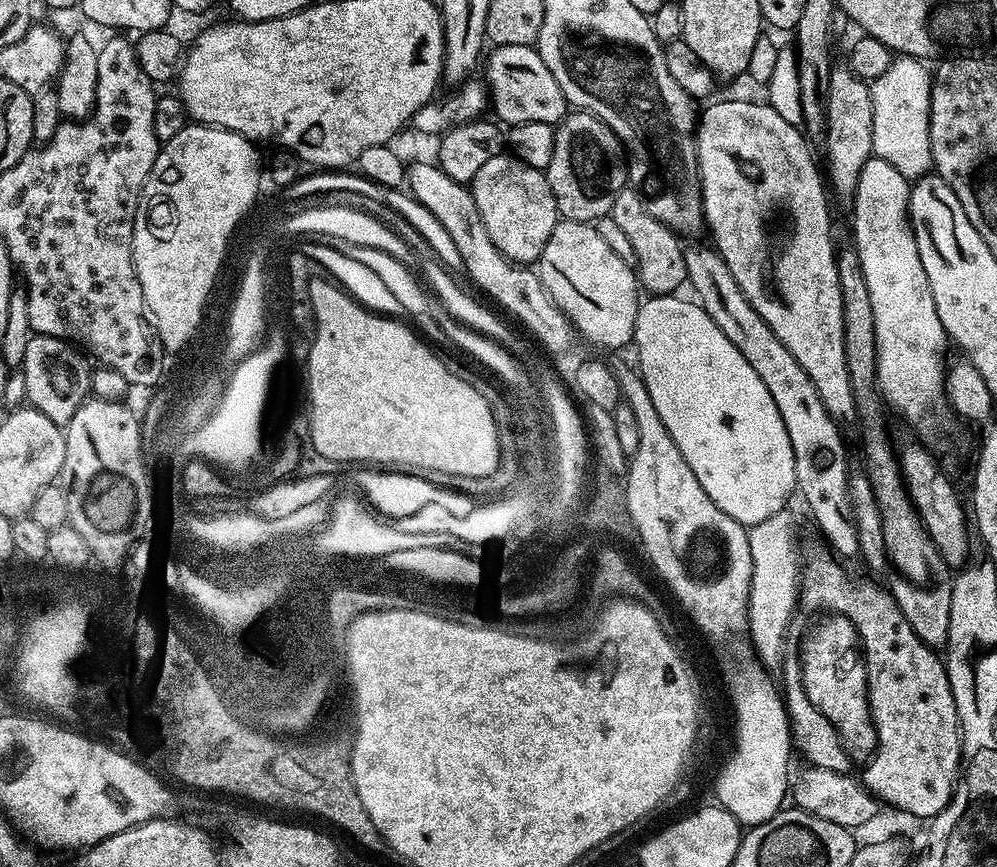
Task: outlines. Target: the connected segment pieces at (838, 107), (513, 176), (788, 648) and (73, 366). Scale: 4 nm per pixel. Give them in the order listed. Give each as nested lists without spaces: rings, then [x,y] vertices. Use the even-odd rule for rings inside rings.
[[[844,62],[837,63],[830,74],[830,82],[826,90],[826,114],[824,115],[822,143],[824,143],[824,152],[828,155],[826,176],[829,187],[833,193],[836,191],[844,199],[844,202],[851,201],[852,197],[856,195],[858,174],[862,174],[862,166],[866,166],[866,162],[873,159],[874,156],[872,151],[874,146],[874,106],[872,105],[872,89],[869,81],[855,76],[851,68]]]
[[[501,154],[490,158],[490,162],[486,162],[486,166],[482,166],[482,170],[478,170],[470,187],[474,202],[478,206],[478,214],[486,226],[486,234],[490,234],[490,242],[494,242],[494,246],[498,246],[500,253],[507,260],[521,266],[528,266],[539,261],[542,250],[558,222],[556,199],[550,190],[547,175],[539,168],[526,166],[511,154]]]
[[[789,627],[788,635],[784,637],[784,659],[782,673],[782,695],[788,710],[788,722],[792,726],[792,742],[797,753],[805,756],[807,763],[814,768],[825,768],[836,772],[849,771],[850,757],[840,744],[840,736],[832,729],[832,723],[813,706],[810,698],[804,693],[804,683],[800,680],[798,667],[800,664],[800,636],[797,631]]]
[[[33,334],[30,346],[26,346],[22,370],[26,374],[27,403],[46,414],[46,418],[50,418],[55,424],[67,425],[68,419],[75,414],[78,406],[89,399],[93,369],[88,368],[83,355],[85,353],[79,347],[53,336]]]

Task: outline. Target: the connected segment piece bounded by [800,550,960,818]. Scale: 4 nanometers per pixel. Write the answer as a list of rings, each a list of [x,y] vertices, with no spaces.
[[[823,551],[803,561],[800,595],[804,597],[805,607],[824,604],[843,608],[860,624],[861,632],[867,637],[868,649],[863,652],[864,664],[868,667],[866,695],[872,709],[872,725],[876,727],[876,750],[867,761],[868,769],[864,772],[862,784],[876,800],[893,804],[900,812],[925,818],[937,816],[950,802],[960,771],[960,719],[945,661],[936,657],[939,656],[937,649],[926,646],[926,642],[914,634],[914,626],[906,622],[906,614],[902,614],[898,602],[885,585],[883,588],[867,580],[872,579],[867,575],[851,576],[831,551]]]

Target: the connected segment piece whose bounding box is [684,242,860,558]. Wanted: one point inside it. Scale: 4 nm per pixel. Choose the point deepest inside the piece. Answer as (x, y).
(821, 466)

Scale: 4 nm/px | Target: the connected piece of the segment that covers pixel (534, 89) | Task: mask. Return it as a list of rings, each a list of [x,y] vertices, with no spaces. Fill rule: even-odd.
[[[496,46],[491,50],[493,52],[488,52],[486,56],[488,65],[484,68],[483,79],[486,81],[491,107],[496,107],[497,121],[508,126],[522,122],[546,122],[555,126],[568,115],[568,99],[562,94],[558,82],[554,82],[554,74],[546,70],[546,62],[542,62],[535,47]]]

